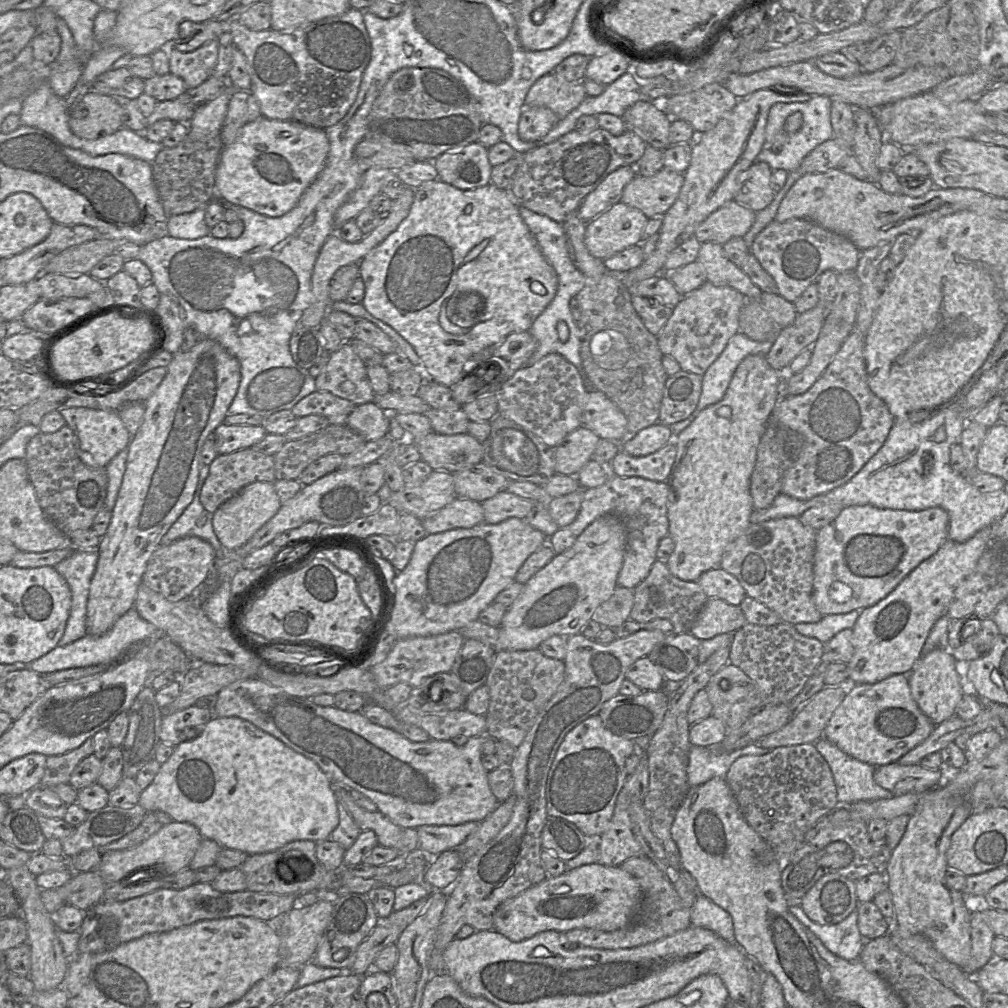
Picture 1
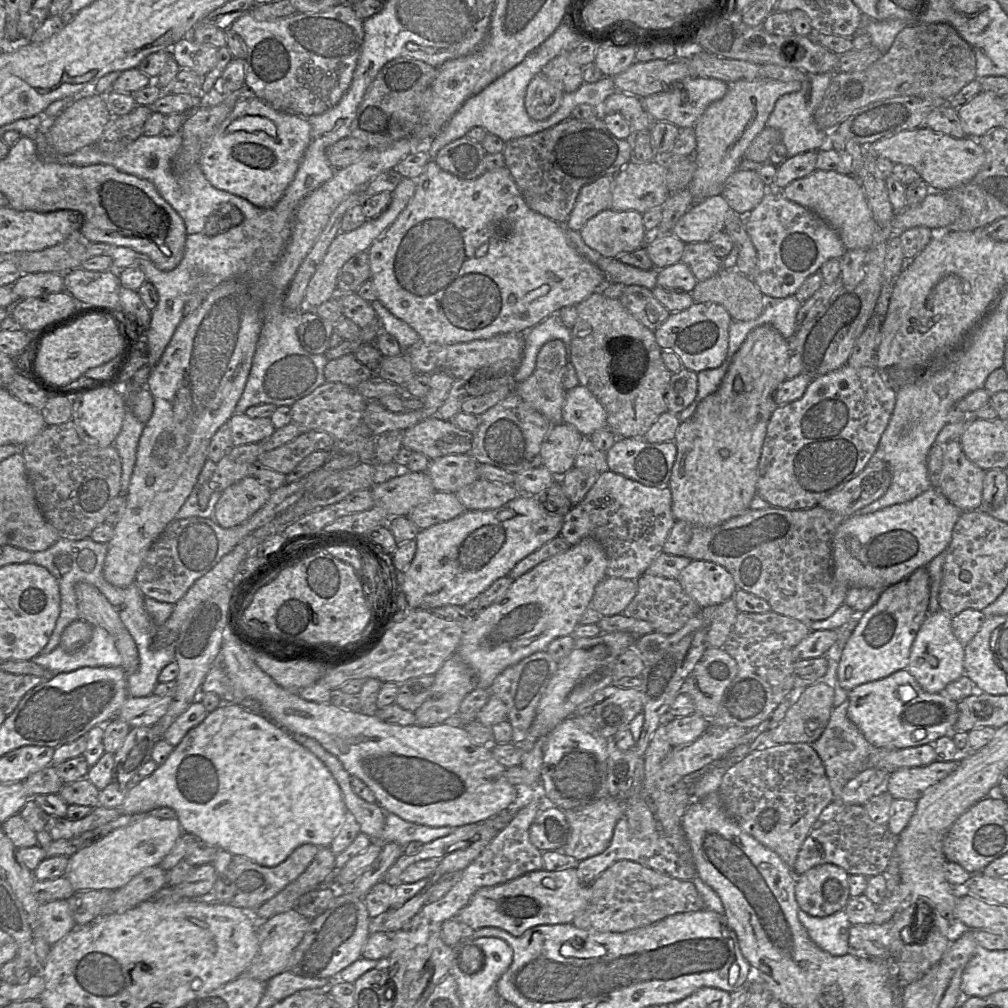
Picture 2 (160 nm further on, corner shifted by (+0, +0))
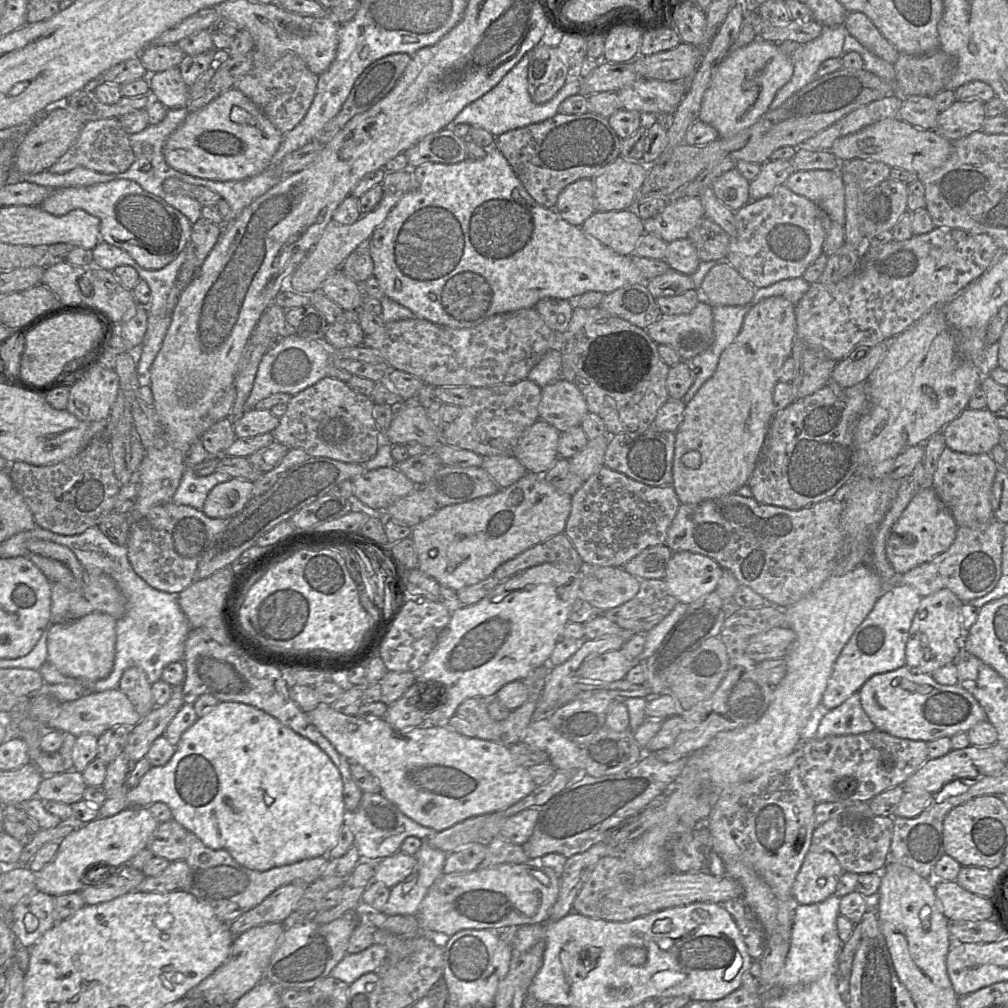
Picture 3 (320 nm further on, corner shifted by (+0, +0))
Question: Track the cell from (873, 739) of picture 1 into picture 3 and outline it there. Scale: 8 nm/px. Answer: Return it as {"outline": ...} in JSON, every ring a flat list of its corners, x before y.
{"outline":[[905,665,889,672,880,673,873,675,870,677,860,688,858,691,860,695,860,702,863,710,871,720,871,722,875,725,875,728,879,731,886,732,892,736,903,738,903,739,910,739,910,740,921,740,924,742,929,742,932,740,936,740,940,737,949,737,951,738,957,733,966,733,970,728,972,728,974,725,986,721,986,715,980,704,977,702,977,700,964,688,962,688,960,685,941,685,937,683,931,675,929,674,923,674,923,673,915,673,912,672,909,668,907,668]]}

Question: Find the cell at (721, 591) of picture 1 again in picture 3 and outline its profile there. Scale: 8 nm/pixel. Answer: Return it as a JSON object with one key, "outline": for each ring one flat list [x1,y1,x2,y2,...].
{"outline":[[689,551,674,552,663,579,678,602,690,604,716,590,723,568,713,559]]}

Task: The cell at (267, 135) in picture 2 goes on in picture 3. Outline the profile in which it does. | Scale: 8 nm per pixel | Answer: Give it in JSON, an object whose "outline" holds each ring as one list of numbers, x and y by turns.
{"outline":[[231,88,202,109,188,113,182,125,168,138,164,158,173,169,194,177,220,182,243,180,261,174,271,165,282,138,283,134,256,104,239,90]]}

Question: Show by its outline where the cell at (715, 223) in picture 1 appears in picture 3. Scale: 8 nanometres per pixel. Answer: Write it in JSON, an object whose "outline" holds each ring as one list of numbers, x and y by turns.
{"outline":[[699,196,670,198,656,217,643,220,645,233,669,243,688,237,690,230,705,216]]}

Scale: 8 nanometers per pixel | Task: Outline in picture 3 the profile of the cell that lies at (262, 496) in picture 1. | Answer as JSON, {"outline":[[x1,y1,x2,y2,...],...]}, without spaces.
{"outline":[[229,478,208,493,202,511,211,518,230,518,241,511,252,498,252,488,253,482]]}

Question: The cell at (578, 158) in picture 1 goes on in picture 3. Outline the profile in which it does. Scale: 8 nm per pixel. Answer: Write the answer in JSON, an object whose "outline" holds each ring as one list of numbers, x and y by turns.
{"outline":[[587,112,584,114,557,113,539,123,507,131,496,137,496,148,506,158,529,195,540,205,554,208,561,191,583,178,594,178,620,156,621,139,609,125,608,119]]}

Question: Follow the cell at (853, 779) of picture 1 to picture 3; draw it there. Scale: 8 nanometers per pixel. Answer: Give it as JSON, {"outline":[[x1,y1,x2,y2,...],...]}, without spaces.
{"outline":[[855,692,840,706,824,715,816,732,816,738,857,735,874,729,875,725,861,706,859,692]]}

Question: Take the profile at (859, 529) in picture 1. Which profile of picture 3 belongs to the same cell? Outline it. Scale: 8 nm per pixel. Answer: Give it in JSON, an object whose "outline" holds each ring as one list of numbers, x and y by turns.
{"outline":[[933,488,914,494,911,501,893,526,886,543,886,556,897,575,932,560,945,552,956,536,957,524,942,504]]}

